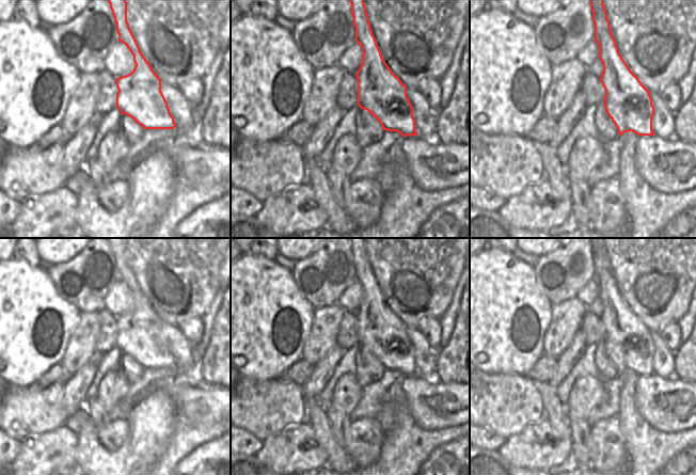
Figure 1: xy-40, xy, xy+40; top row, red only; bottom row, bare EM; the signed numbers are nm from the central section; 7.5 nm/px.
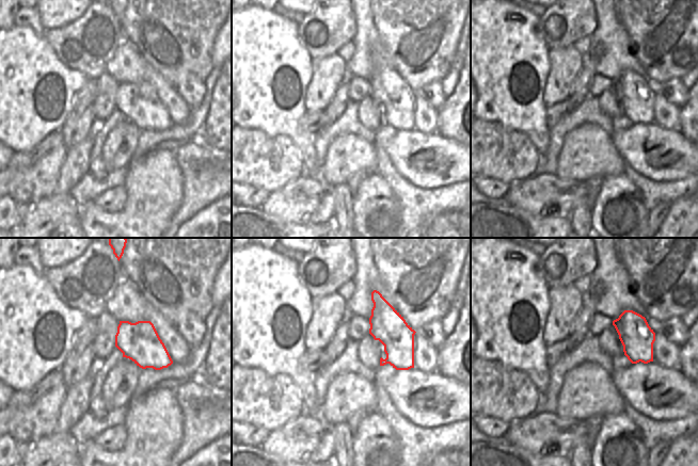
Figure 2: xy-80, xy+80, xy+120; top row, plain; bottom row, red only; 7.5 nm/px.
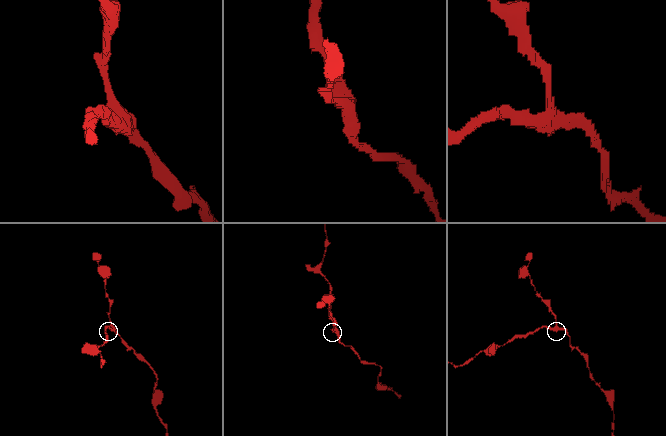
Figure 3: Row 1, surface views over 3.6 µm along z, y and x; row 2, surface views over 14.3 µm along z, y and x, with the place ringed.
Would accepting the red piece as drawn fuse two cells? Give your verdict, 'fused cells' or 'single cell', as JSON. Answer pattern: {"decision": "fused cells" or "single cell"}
{"decision": "single cell"}

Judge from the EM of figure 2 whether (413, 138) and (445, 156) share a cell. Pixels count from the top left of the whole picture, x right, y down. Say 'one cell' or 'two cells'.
one cell

